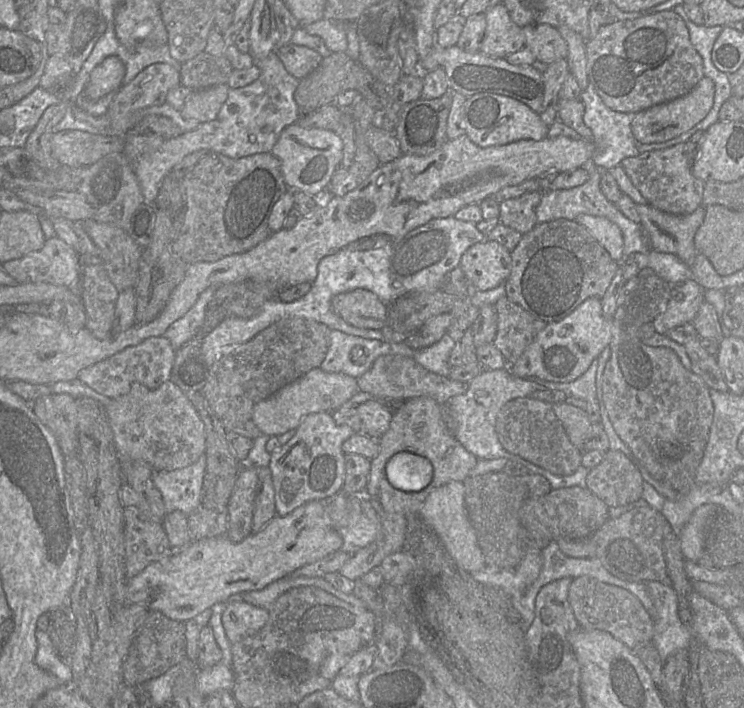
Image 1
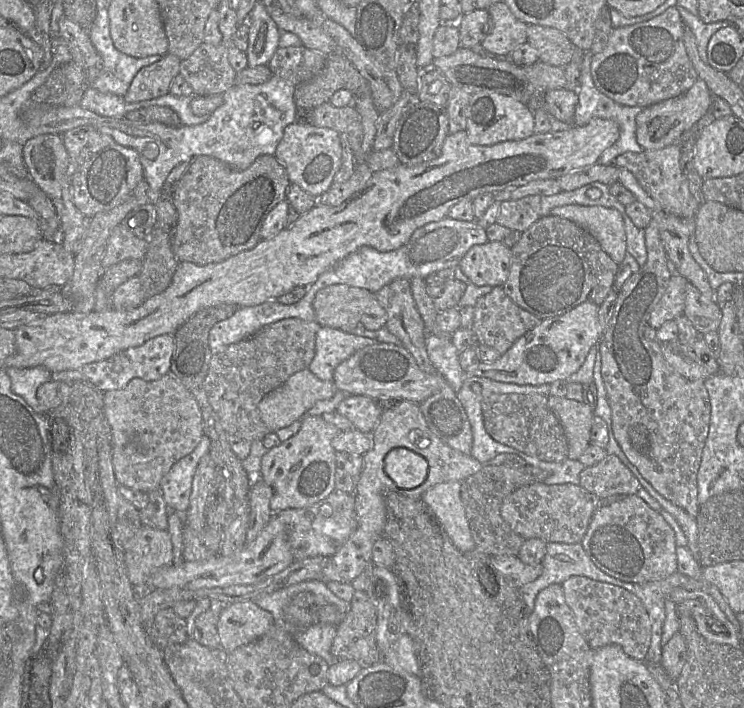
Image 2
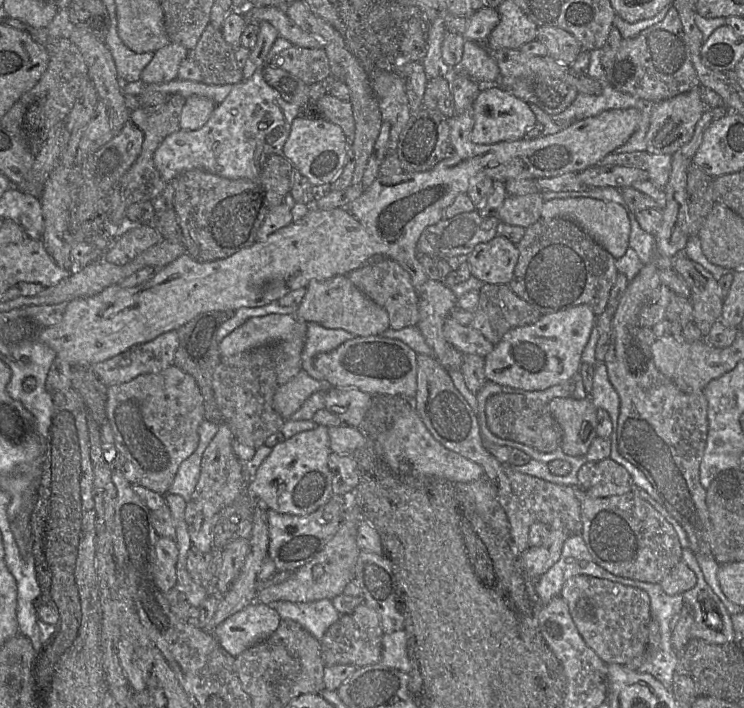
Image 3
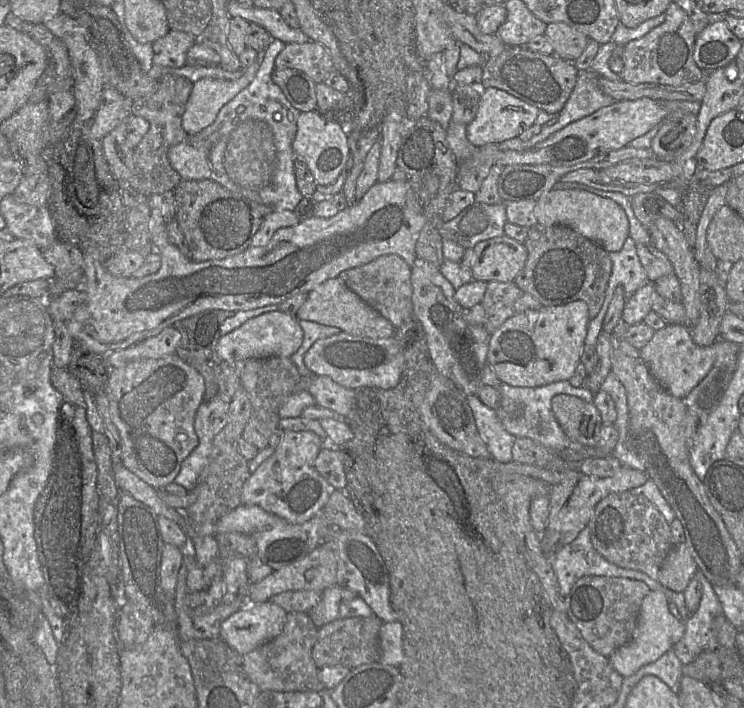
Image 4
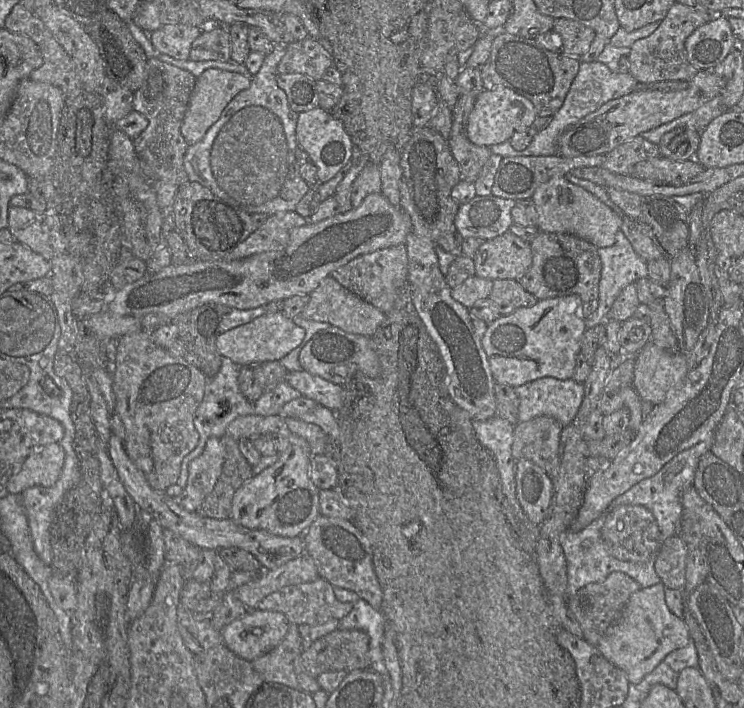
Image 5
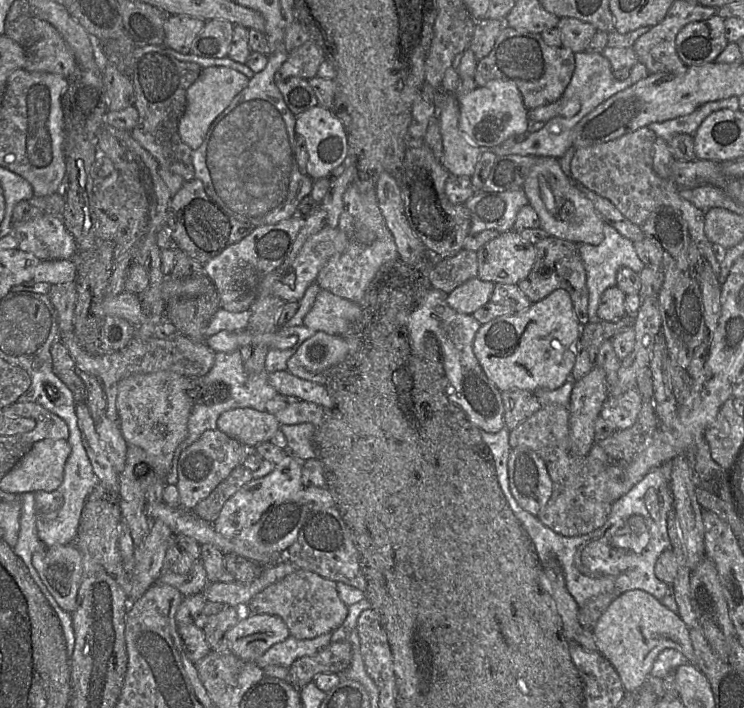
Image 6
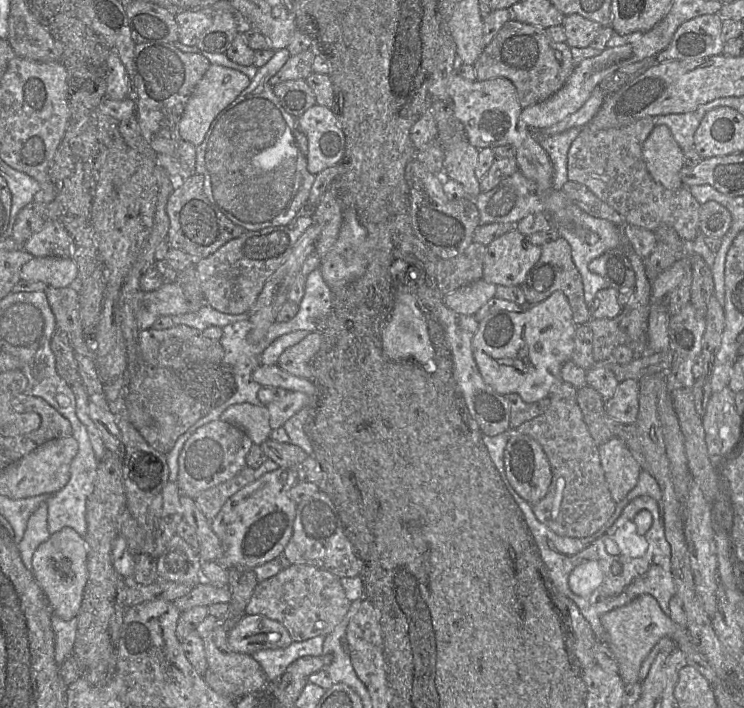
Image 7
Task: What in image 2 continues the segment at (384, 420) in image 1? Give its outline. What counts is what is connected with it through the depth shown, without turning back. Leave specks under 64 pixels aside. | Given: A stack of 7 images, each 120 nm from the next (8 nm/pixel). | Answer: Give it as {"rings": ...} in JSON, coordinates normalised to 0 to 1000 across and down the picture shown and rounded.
{"rings":[[[468,558],[454,572],[452,582],[491,613],[500,613],[515,583],[507,566],[491,558]]]}

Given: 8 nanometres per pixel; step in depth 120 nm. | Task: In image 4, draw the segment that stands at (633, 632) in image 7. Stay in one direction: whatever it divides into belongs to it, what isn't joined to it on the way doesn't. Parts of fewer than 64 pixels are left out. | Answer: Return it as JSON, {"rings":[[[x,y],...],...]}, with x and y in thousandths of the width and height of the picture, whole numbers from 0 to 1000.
{"rings":[[[874,835],[863,849],[856,883],[848,904],[828,917],[817,932],[823,942],[836,955],[855,951],[863,941],[878,936],[911,908],[921,894],[921,880],[909,874],[899,863],[898,849],[891,835]]]}

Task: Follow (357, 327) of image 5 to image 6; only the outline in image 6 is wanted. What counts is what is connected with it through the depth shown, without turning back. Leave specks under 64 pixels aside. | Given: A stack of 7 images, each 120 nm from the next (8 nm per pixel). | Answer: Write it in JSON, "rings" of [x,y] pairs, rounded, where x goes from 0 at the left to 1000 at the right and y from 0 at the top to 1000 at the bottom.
{"rings":[[[431,408],[409,449],[409,460],[422,468],[462,475],[485,455],[487,446],[485,431]]]}

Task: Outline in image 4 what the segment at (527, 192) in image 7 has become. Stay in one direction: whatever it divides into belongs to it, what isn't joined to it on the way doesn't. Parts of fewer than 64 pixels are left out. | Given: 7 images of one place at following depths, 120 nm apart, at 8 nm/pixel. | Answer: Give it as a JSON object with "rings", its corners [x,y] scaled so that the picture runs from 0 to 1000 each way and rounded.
{"rings":[[[638,284],[606,312],[590,318],[595,339],[608,339],[625,352],[651,339],[679,332],[679,285],[657,290]]]}

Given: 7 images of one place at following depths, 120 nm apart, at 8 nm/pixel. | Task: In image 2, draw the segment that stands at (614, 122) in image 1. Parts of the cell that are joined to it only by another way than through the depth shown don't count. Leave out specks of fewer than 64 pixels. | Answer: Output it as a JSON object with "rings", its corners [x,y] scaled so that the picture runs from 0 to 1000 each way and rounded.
{"rings":[[[785,73],[782,76],[782,114],[777,126],[778,143],[774,150],[769,175],[772,178],[784,178],[798,167],[812,167],[828,172],[833,182],[831,198],[817,209],[805,223],[804,230],[809,233],[825,233],[825,226],[840,215],[863,215],[863,206],[855,198],[855,165],[866,154],[858,150],[841,150],[827,144],[816,134],[809,131],[797,114],[794,103],[794,85],[797,76]]]}

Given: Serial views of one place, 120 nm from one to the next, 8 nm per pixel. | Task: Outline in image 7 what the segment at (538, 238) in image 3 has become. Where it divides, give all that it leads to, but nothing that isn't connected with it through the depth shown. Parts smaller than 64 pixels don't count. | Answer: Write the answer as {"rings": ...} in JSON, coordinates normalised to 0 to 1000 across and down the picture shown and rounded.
{"rings":[[[750,335],[745,340],[730,345],[727,352],[724,369],[708,386],[704,400],[698,404],[704,414],[708,431],[723,429],[735,422],[746,411],[754,411],[763,422],[773,459],[790,458],[794,446],[785,424],[782,391],[769,367],[765,343],[757,335]]]}

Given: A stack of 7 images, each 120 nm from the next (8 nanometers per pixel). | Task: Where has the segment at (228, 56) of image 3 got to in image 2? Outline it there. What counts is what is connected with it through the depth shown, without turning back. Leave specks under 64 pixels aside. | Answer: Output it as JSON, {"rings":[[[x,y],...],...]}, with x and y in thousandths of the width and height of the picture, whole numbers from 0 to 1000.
{"rings":[[[273,59],[253,82],[243,85],[242,100],[262,136],[300,133],[316,120],[319,102],[306,82],[306,62]]]}

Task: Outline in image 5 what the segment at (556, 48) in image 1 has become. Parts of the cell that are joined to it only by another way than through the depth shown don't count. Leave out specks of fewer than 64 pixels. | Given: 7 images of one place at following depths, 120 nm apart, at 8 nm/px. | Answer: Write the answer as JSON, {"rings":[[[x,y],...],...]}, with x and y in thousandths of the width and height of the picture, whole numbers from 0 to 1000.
{"rings":[[[765,25],[745,27],[742,44],[754,54],[754,72],[774,81],[790,72],[801,51],[796,40]]]}

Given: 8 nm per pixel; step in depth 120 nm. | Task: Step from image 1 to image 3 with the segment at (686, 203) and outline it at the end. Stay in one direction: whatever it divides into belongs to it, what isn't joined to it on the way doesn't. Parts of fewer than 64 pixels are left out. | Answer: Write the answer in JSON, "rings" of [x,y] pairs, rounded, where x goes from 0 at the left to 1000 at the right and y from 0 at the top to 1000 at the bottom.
{"rings":[[[870,212],[820,216],[813,220],[805,233],[828,233],[855,236],[870,242],[872,254],[884,266],[894,267],[902,243],[903,219],[879,218]]]}

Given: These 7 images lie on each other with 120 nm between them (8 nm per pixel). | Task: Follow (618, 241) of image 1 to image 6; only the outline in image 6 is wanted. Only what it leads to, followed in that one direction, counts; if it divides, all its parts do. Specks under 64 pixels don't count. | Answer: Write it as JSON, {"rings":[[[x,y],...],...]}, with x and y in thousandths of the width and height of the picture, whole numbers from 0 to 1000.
{"rings":[[[722,222],[703,268],[726,309],[726,322],[739,335],[798,347],[809,343],[813,314],[801,299],[797,287],[774,264],[774,258],[758,246],[749,223]]]}

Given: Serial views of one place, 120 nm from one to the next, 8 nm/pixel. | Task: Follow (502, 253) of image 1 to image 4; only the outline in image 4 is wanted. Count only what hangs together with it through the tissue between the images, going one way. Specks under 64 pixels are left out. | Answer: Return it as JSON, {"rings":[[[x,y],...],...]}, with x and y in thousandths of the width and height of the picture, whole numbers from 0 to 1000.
{"rings":[[[681,332],[644,342],[636,350],[638,363],[633,377],[638,395],[690,398],[703,381],[708,352]]]}

